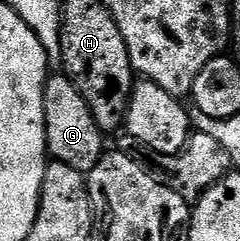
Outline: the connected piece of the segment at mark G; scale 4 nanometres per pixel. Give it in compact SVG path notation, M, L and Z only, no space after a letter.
M48 75L43 91L43 105L50 159L65 162L65 166L73 166L73 170L84 174L91 172L93 166L97 166L97 162L103 157L105 134L97 126L85 98L81 98L81 90L77 90L77 86L73 86L71 79L65 75Z

